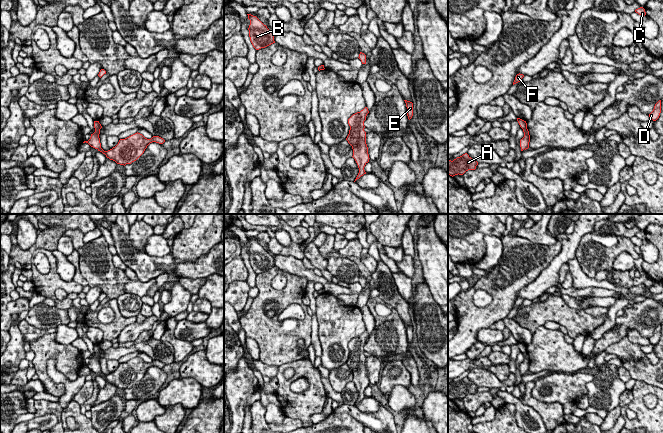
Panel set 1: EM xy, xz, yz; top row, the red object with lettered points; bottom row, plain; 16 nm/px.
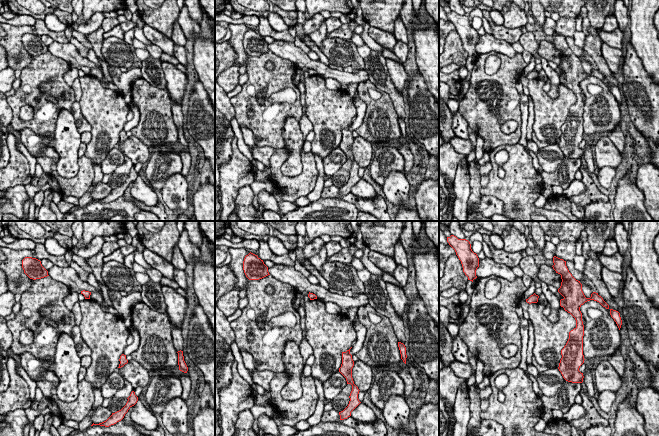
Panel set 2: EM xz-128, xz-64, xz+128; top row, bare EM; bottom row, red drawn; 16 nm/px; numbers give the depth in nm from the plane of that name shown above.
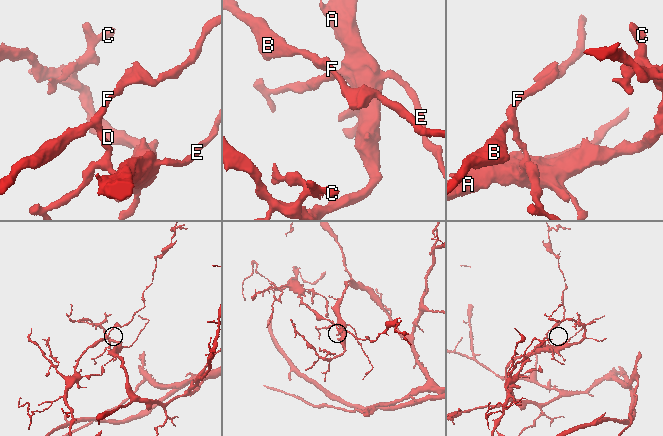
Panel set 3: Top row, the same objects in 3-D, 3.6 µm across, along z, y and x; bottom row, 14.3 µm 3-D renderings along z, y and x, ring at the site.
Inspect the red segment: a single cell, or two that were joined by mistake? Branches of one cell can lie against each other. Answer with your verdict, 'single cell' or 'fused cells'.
fused cells

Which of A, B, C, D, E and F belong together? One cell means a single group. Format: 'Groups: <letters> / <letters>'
Groups: A C D E / B F

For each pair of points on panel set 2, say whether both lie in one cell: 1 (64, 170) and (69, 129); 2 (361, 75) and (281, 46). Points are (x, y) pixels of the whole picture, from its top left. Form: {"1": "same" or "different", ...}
{"1": "same", "2": "same"}

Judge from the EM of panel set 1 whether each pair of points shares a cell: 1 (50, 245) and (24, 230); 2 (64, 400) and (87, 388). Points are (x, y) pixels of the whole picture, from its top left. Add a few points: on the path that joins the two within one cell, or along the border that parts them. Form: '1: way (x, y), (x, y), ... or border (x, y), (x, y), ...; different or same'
1: border (37, 235), (27, 249), (17, 245); different
2: border (85, 380), (72, 399); different

